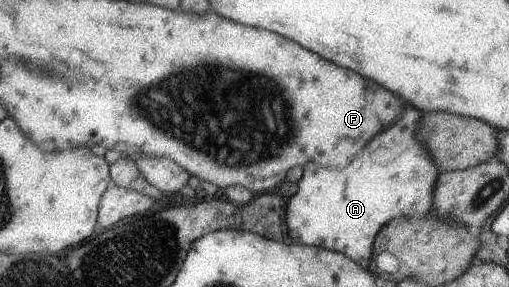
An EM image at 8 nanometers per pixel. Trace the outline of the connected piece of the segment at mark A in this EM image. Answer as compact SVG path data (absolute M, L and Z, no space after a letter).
M404 103L403 110L395 122L372 137L366 145L362 146L362 151L356 155L354 161L349 161L348 165L339 170L330 171L322 167L318 169L316 163L306 163L304 173L296 183L296 192L284 200L286 201L284 219L289 235L288 240L294 239L295 244L302 243L316 245L322 249L332 249L347 255L360 267L369 267L373 239L387 221L398 215L421 218L430 214L433 181L440 171L427 155L420 140L415 137L415 127L421 113L412 104Z

